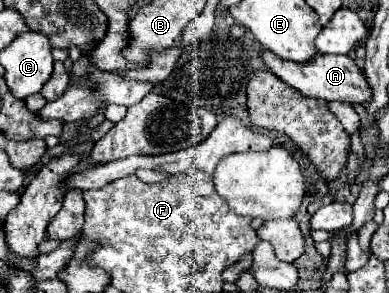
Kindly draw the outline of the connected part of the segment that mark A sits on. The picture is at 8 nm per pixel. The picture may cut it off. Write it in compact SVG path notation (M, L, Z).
M259 47L259 53L265 59L267 67L279 79L283 79L287 85L295 87L301 95L317 97L317 99L325 99L325 101L349 101L353 105L361 105L361 103L369 101L369 95L371 95L369 85L365 83L365 77L357 69L355 61L349 59L347 55L321 55L321 53L317 53L315 59L311 59L307 63L295 63L295 61L279 59L277 55L273 55L265 47Z

